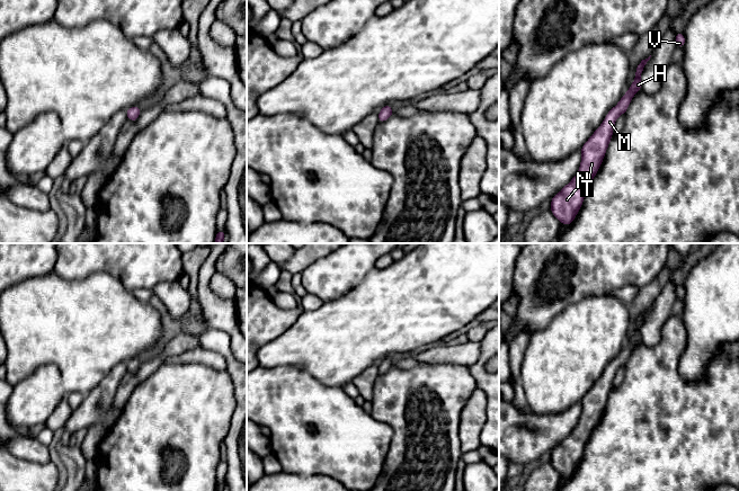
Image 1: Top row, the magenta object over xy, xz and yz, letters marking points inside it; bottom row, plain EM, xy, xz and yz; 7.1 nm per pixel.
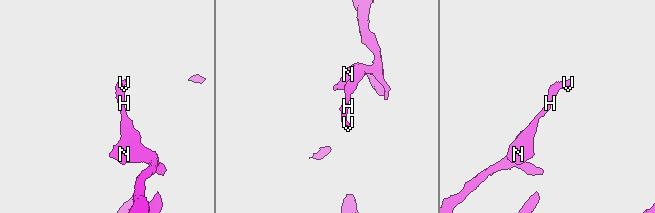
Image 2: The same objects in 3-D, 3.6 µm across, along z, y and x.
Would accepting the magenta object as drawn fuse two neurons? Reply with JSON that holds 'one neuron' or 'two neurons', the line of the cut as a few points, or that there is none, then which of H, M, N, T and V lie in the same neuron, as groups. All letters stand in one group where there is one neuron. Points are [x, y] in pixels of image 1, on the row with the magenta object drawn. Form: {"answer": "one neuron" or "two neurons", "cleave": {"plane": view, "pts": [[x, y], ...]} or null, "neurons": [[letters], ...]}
{"answer": "one neuron", "cleave": null, "neurons": [["H", "M", "N", "T", "V"]]}

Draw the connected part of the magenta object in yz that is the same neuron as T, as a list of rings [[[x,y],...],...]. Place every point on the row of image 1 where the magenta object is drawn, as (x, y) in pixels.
[[[651,55],[638,64],[634,81],[626,93],[623,95],[618,104],[607,113],[602,125],[580,149],[581,163],[577,175],[562,188],[560,193],[552,197],[550,209],[562,225],[571,224],[577,213],[580,211],[589,185],[599,170],[607,151],[617,117],[621,114],[624,115],[626,113],[632,98],[639,90],[642,89],[640,78],[650,57]]]

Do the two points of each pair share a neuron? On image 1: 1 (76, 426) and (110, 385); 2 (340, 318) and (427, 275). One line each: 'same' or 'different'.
1: same
2: same

